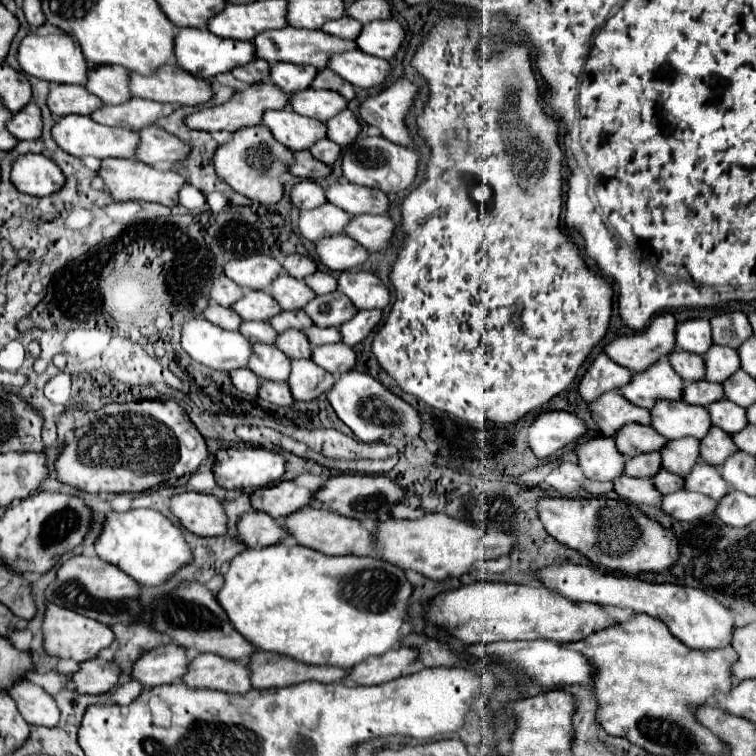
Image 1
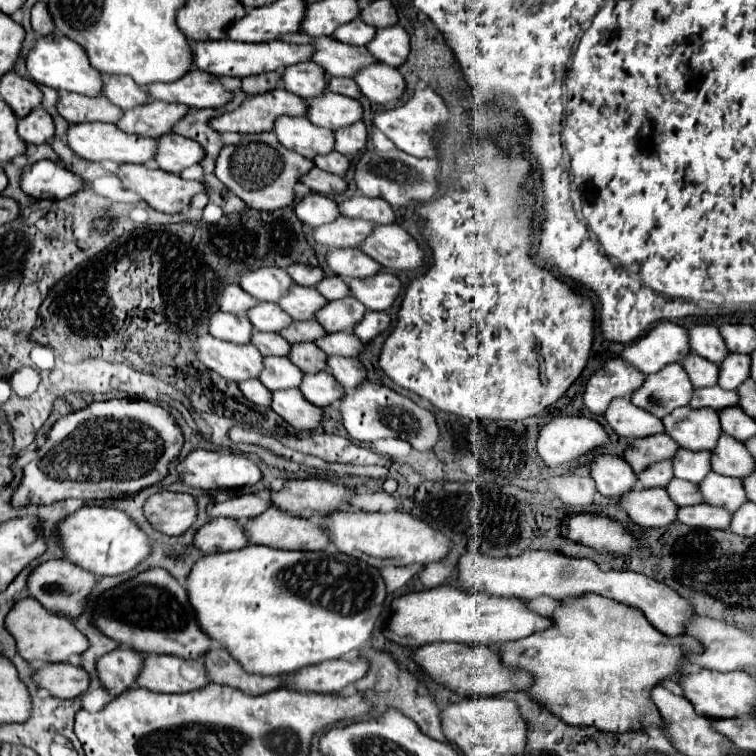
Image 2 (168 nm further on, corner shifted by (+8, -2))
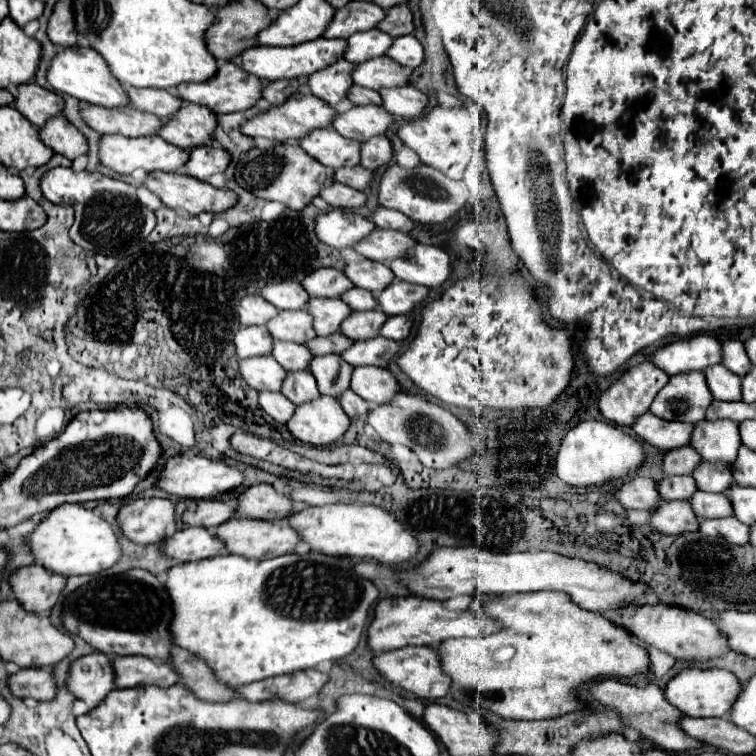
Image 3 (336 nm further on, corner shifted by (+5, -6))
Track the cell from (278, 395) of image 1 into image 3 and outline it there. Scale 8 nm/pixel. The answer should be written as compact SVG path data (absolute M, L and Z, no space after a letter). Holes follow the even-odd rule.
M322 394L312 402L296 406L286 426L294 438L306 444L326 446L342 438L348 422L350 418L344 414L344 410L340 410L340 404L336 404L332 396Z

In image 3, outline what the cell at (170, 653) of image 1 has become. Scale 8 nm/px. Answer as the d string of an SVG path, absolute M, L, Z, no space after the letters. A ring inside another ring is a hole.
M94 652L78 658L70 666L70 676L66 684L76 698L84 700L90 708L96 708L108 696L108 692L116 690L114 680L116 672L112 658L102 652Z

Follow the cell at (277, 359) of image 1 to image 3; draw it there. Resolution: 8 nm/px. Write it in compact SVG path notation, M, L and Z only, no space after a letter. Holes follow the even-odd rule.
M300 370L300 372L286 372L286 378L282 382L280 394L284 394L290 402L304 404L310 402L312 398L318 398L318 386L316 380L312 378L312 374L308 370Z

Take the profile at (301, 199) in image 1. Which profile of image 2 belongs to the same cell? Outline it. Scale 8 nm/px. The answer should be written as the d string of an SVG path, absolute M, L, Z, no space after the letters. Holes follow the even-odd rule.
M323 194L305 196L297 204L295 212L297 212L299 220L309 228L317 228L317 226L335 222L341 216L341 212L337 210L337 202L329 196L323 196Z

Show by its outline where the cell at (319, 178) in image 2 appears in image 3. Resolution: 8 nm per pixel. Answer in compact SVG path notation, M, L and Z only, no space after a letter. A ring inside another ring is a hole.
M334 182L328 188L320 190L320 198L324 198L334 208L360 208L366 202L366 194L344 184Z

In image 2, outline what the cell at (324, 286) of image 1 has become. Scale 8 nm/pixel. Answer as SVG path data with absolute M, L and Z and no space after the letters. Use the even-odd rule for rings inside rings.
M329 276L315 286L327 300L341 300L349 296L349 286L339 276Z

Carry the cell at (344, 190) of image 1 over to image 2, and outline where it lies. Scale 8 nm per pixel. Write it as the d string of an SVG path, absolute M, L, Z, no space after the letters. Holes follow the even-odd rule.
M357 194L349 200L343 200L339 204L339 210L343 216L363 218L363 220L371 220L375 224L393 224L395 222L395 214L383 198L367 198L367 196Z

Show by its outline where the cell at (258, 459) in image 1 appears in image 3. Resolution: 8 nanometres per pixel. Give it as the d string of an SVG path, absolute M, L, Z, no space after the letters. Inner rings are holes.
M174 456L166 462L162 476L158 480L158 488L182 496L182 498L216 498L224 492L230 492L238 488L244 482L244 472L238 470L236 466L228 466L222 460L210 460L206 456Z

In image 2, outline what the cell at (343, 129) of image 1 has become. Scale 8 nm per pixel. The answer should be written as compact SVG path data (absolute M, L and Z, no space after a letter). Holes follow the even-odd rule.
M355 122L335 132L335 150L345 156L357 156L367 144L367 128L363 122Z

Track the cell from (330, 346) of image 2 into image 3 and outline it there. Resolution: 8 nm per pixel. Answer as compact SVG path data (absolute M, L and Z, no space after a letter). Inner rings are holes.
M376 336L368 340L356 340L350 348L346 348L340 356L352 366L386 366L388 360L398 352L398 342Z

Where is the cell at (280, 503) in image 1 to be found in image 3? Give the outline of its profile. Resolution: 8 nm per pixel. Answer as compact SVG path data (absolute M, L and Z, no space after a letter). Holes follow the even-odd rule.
M220 499L188 500L188 508L184 512L184 522L188 526L204 526L218 528L226 520L236 516L236 503Z

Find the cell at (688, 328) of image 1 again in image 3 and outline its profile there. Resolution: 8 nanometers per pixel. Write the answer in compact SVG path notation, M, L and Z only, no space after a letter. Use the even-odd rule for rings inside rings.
M726 338L726 340L720 340L720 346L722 346L722 366L726 366L730 372L744 376L752 368L740 340Z

